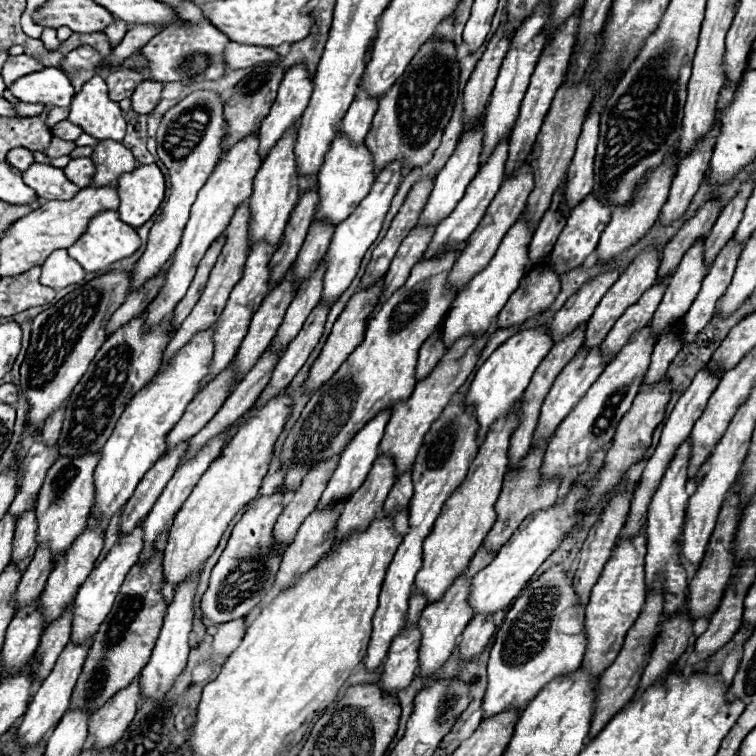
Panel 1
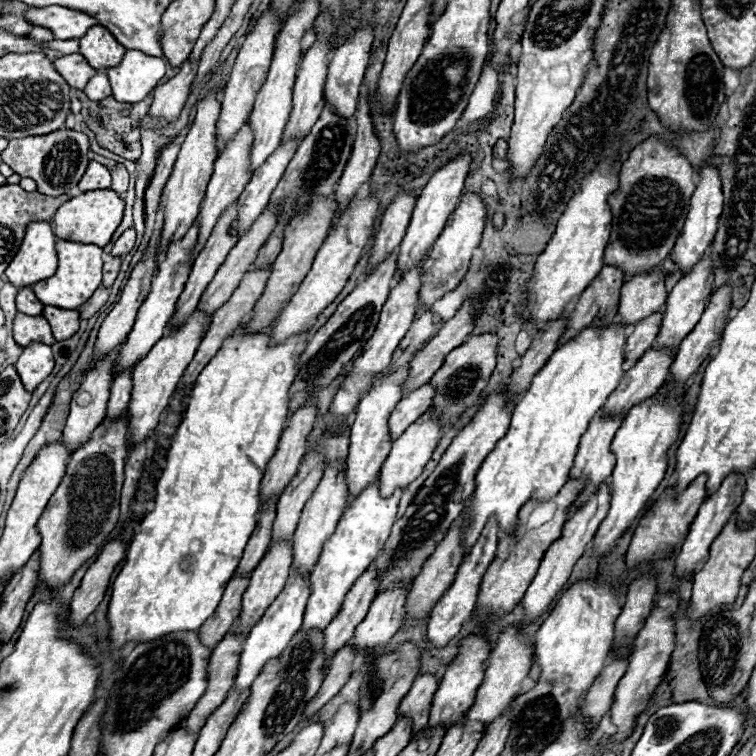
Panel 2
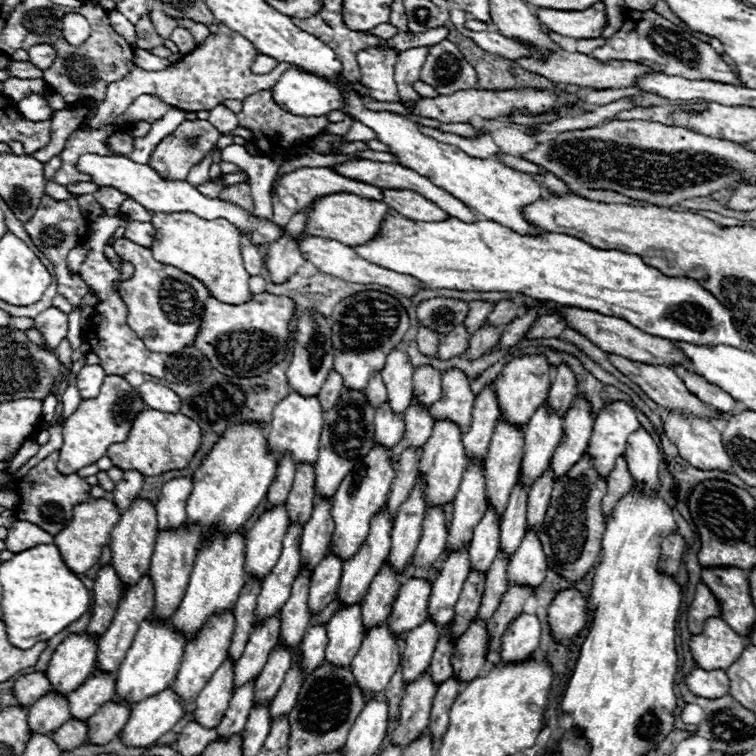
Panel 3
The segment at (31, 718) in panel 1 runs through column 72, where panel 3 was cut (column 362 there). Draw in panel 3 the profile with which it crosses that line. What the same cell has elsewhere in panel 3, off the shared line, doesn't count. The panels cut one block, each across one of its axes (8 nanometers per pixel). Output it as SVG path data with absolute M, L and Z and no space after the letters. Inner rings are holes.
M388 622L370 628L358 654L352 660L352 672L358 680L358 686L370 696L376 696L378 692L386 690L398 666L398 638L390 632Z

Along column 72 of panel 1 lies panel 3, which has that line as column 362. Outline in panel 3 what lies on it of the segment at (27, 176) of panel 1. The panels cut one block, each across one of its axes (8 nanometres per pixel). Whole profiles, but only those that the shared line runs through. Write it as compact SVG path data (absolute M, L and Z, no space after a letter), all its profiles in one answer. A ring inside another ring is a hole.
M298 168L294 172L288 172L280 178L276 178L272 186L272 206L274 206L274 222L280 224L282 228L288 224L288 220L298 212L310 206L320 196L334 194L334 192L348 192L348 194L358 194L362 198L372 198L372 200L382 200L382 188L368 186L356 180L348 180L340 174L336 174L332 168Z

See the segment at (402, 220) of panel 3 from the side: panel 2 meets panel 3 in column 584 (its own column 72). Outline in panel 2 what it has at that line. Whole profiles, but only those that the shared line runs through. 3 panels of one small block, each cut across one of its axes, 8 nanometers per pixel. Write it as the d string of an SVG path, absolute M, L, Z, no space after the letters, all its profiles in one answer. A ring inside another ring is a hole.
M58 240L56 254L58 254L56 274L48 280L36 282L32 290L44 306L58 306L62 310L80 308L94 294L94 290L102 284L102 248L94 246L94 244Z

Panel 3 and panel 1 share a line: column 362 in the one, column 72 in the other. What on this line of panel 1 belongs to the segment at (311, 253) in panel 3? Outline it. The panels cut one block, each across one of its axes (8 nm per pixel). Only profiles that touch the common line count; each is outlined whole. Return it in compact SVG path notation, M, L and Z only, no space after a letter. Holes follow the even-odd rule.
M54 250L40 268L42 268L40 282L56 290L84 280L84 274L86 274L82 266L78 266L78 262L74 262L66 254L66 250Z

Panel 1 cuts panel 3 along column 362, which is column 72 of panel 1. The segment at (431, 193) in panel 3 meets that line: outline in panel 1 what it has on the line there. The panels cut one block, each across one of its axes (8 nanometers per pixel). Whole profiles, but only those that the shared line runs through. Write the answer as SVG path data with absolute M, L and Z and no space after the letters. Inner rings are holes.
M74 158L64 168L64 174L74 182L78 188L84 188L90 184L90 178L94 176L94 162L90 158Z

